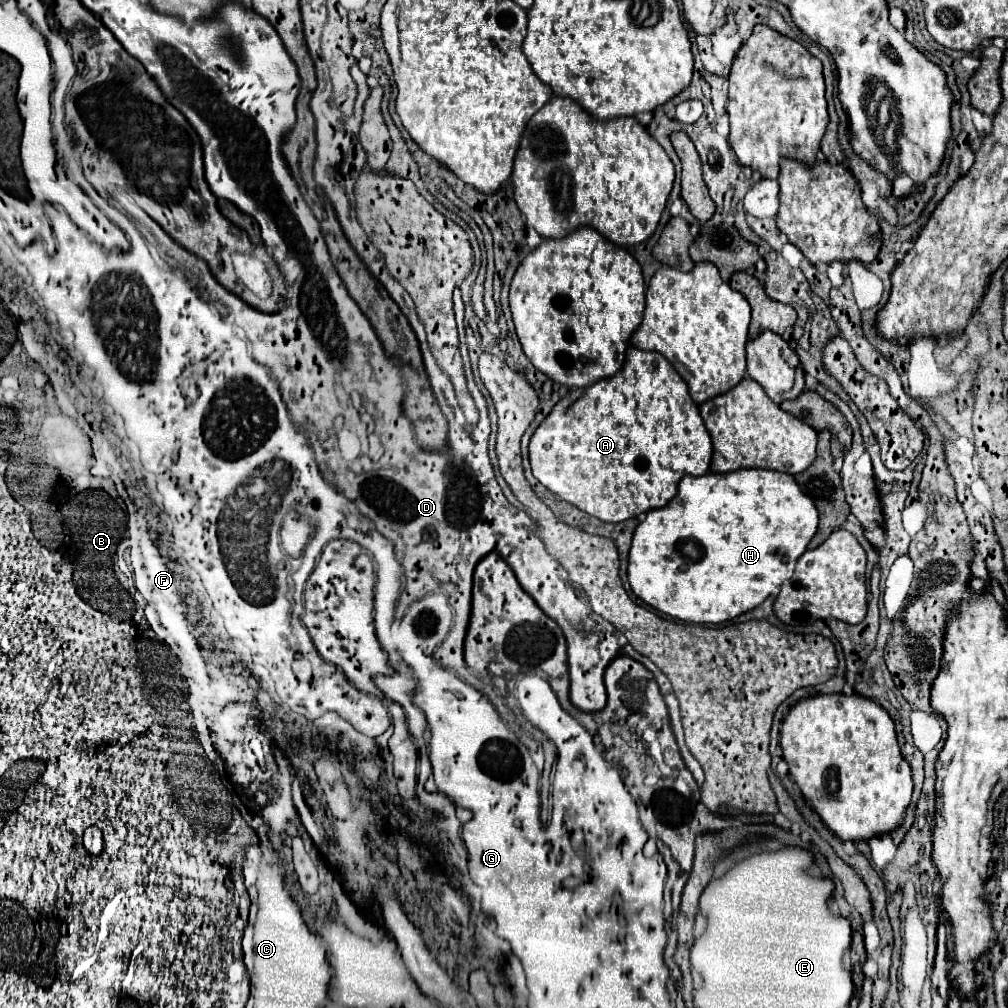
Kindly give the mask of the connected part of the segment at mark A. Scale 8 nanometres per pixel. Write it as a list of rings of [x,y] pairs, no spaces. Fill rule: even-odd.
[[[629,348],[619,374],[599,380],[589,388],[571,390],[559,406],[541,422],[529,442],[533,476],[561,500],[603,522],[625,522],[653,508],[663,508],[675,494],[683,476],[703,476],[709,472],[713,456],[711,436],[699,416],[699,406],[691,400],[683,378],[659,356]]]

